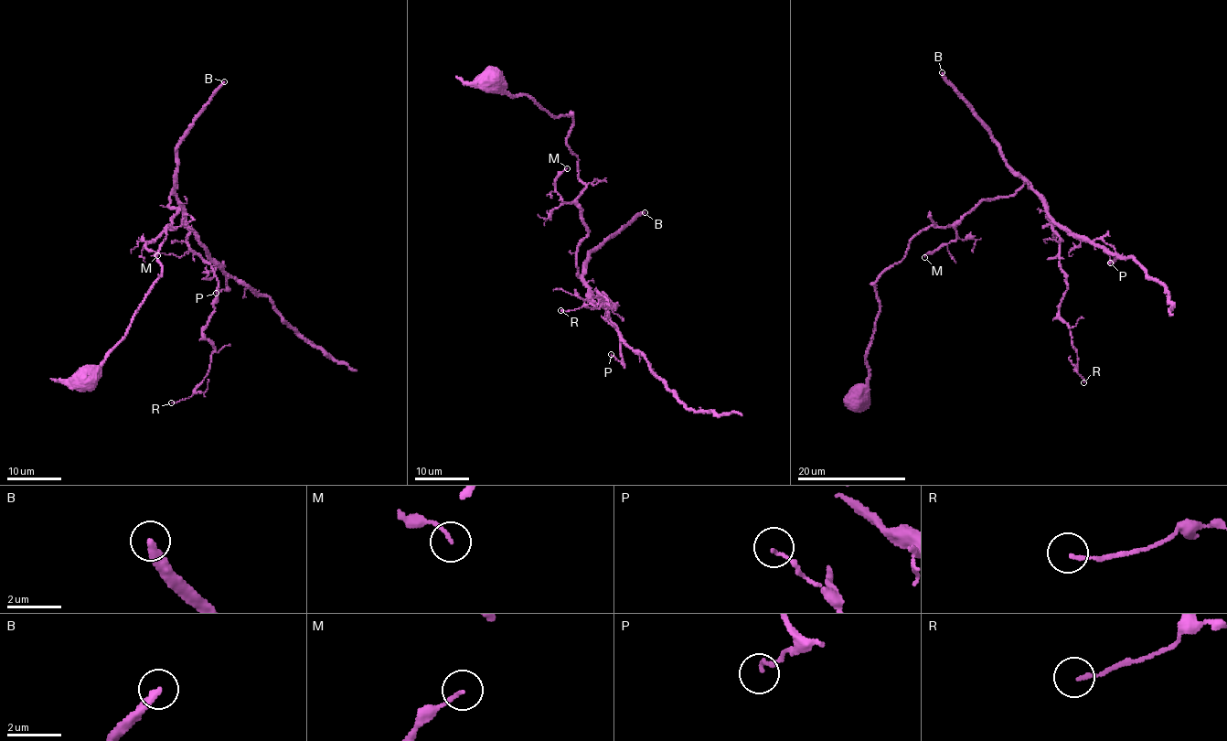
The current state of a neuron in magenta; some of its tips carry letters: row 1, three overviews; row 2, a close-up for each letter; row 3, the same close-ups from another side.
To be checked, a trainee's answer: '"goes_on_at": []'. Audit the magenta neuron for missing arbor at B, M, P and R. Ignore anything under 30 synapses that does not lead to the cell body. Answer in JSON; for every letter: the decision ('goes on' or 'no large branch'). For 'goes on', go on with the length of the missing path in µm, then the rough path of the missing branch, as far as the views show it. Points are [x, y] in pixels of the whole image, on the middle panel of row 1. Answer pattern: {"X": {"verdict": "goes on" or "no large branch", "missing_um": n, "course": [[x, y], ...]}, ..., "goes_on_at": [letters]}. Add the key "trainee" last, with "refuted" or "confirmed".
{"B": {"verdict": "goes on", "missing_um": 300}, "M": {"verdict": "no large branch"}, "P": {"verdict": "no large branch"}, "R": {"verdict": "no large branch"}, "goes_on_at": ["B"], "trainee": "refuted"}

